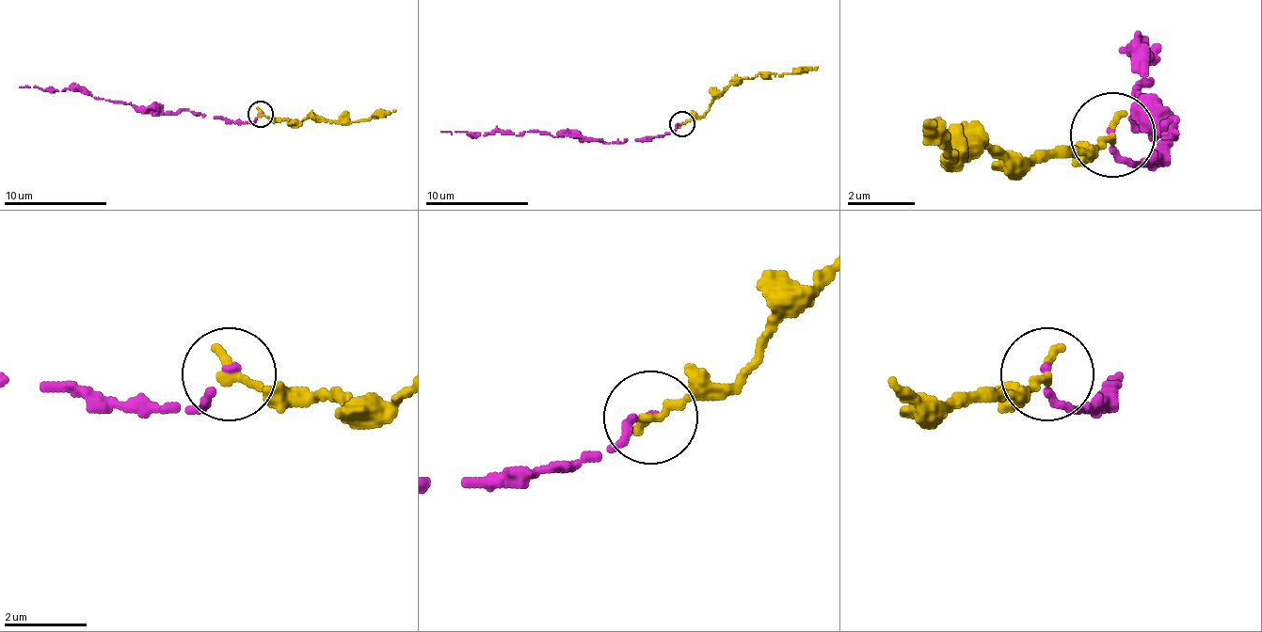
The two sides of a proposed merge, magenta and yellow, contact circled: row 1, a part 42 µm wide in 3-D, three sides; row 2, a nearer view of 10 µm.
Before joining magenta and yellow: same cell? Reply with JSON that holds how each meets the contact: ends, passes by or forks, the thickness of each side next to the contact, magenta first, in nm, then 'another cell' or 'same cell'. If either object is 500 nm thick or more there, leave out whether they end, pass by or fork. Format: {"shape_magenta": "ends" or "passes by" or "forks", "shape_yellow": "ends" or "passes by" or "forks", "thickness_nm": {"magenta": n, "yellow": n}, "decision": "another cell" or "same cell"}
{"shape_magenta": "ends", "shape_yellow": "ends", "thickness_nm": {"magenta": 180, "yellow": 280}, "decision": "another cell"}

